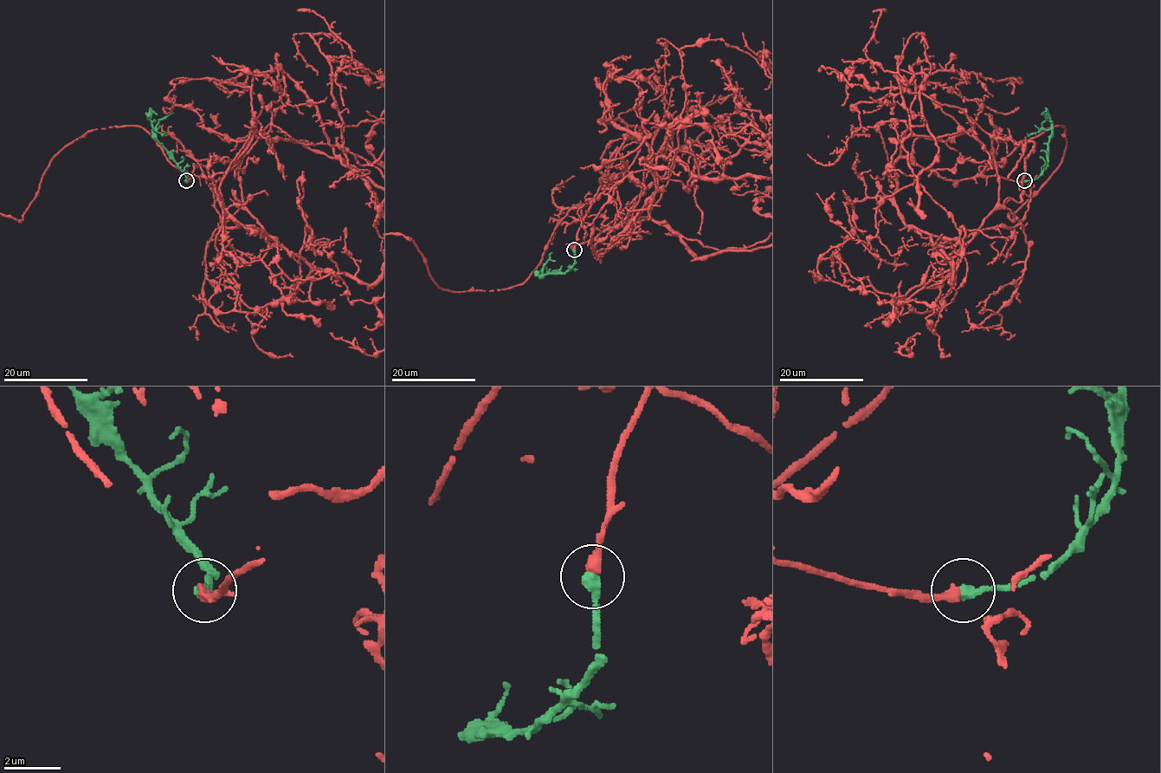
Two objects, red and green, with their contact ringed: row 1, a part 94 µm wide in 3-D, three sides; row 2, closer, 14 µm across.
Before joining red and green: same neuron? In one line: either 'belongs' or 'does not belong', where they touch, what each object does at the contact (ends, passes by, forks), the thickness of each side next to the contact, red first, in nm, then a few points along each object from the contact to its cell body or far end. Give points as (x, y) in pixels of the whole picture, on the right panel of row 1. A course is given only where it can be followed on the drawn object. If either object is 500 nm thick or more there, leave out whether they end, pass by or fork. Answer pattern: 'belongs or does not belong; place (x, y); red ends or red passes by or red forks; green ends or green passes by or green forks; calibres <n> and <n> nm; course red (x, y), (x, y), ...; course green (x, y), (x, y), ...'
belongs; place (1024, 180); red ends; green ends; calibres 360 and 400 nm; course green (1025, 180), (1033, 180), (1047, 165), (1051, 132), (1041, 126), (1046, 120), (1044, 113)

